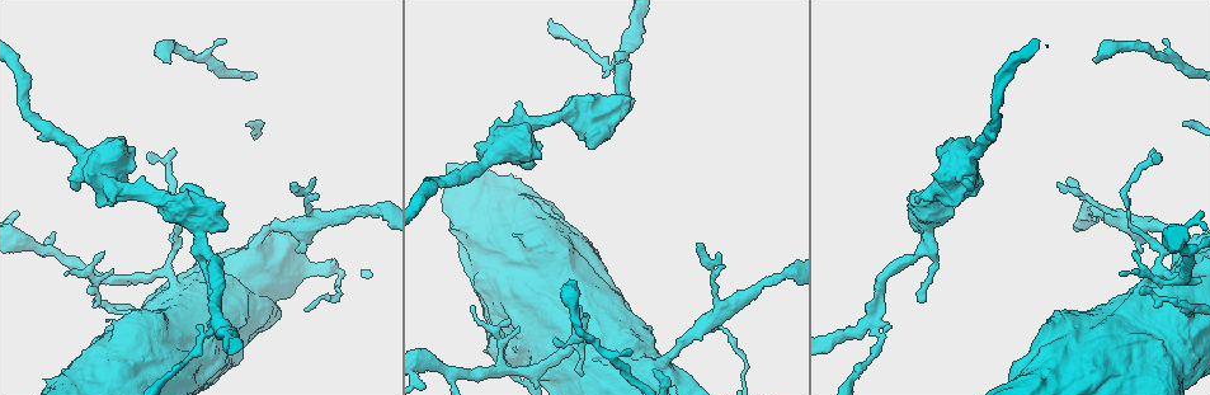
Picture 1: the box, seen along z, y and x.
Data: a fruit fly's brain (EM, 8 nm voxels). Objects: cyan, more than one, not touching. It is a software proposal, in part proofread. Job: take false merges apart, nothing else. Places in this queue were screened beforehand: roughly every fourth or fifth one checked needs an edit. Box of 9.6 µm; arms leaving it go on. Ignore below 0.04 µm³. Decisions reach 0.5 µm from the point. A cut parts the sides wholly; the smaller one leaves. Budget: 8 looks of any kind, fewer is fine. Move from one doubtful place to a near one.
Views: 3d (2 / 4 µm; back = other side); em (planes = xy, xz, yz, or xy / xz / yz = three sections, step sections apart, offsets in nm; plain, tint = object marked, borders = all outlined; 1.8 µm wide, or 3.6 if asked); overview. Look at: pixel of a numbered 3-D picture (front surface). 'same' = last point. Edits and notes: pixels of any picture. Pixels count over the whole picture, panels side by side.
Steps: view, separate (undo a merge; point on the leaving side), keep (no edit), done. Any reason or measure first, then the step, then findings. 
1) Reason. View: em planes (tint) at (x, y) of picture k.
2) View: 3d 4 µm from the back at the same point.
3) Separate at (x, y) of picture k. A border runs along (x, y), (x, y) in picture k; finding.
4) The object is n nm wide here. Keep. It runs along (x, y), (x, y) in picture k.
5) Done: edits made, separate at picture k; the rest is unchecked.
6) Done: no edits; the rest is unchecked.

Thick turns thin. View: 3d 4 µm at (668, 356) of picture 1.

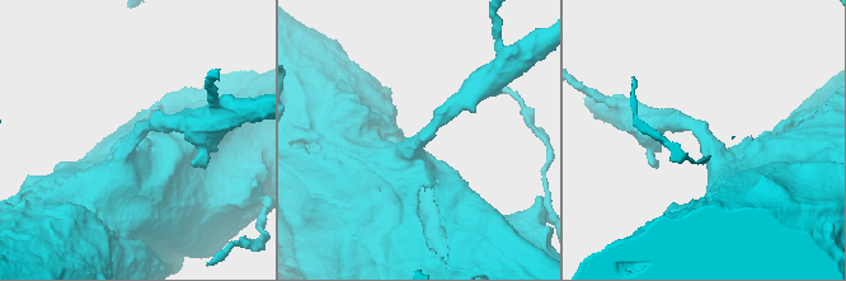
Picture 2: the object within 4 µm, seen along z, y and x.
The arms are 260, 600 nm wide; shape alone is not enough. View: em xy step 16 (tint) at (134, 138) of picture 2.

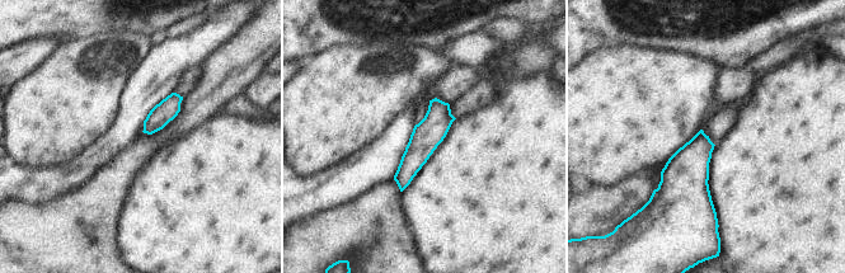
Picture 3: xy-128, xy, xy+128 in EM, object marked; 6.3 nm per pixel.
View: em planes (tint) at the same point.

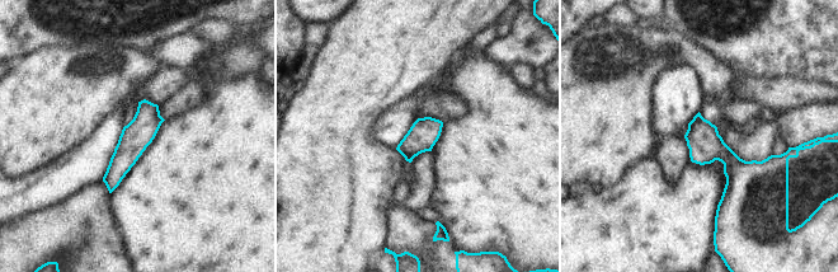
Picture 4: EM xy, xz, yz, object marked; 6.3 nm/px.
The object is 190 nm wide here. Keep. One neuron here.

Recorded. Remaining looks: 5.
Sharp bend. View: 3d 4 µm at (578, 346) of picture 1.

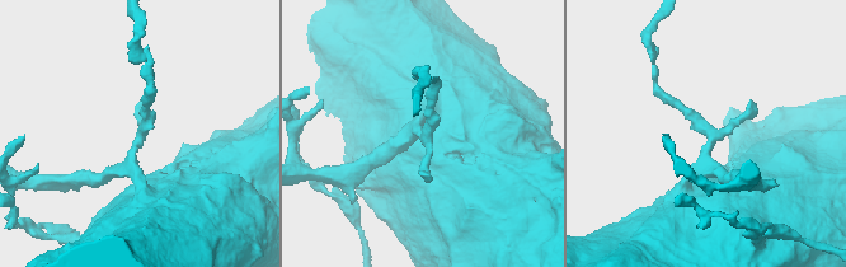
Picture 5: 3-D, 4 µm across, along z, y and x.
Now the EM. View: em 3.6 µm xz step 4 (tint) at (711, 142) of picture 5.

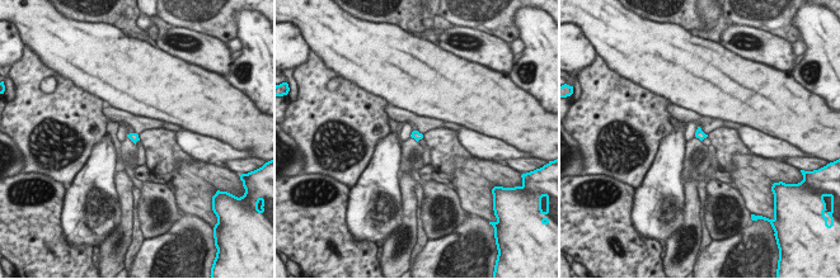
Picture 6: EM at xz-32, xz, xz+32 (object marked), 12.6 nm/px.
View: em 3.6 µm planes (borders) at the same point.

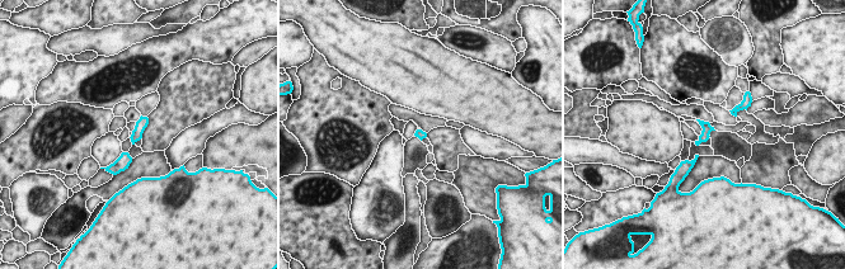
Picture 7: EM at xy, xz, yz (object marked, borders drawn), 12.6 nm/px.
Keep. All the same neuron.

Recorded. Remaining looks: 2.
Sharp bend. View: em 3.6 µm planes (borders) at (104, 186) of picture 1.

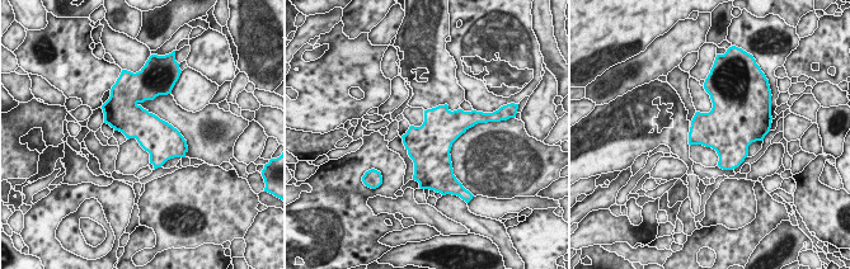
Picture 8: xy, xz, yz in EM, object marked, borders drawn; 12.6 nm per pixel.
Keep. Continuous, no second neuron.

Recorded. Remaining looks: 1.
Done: no edits; the rest is unchecked.

